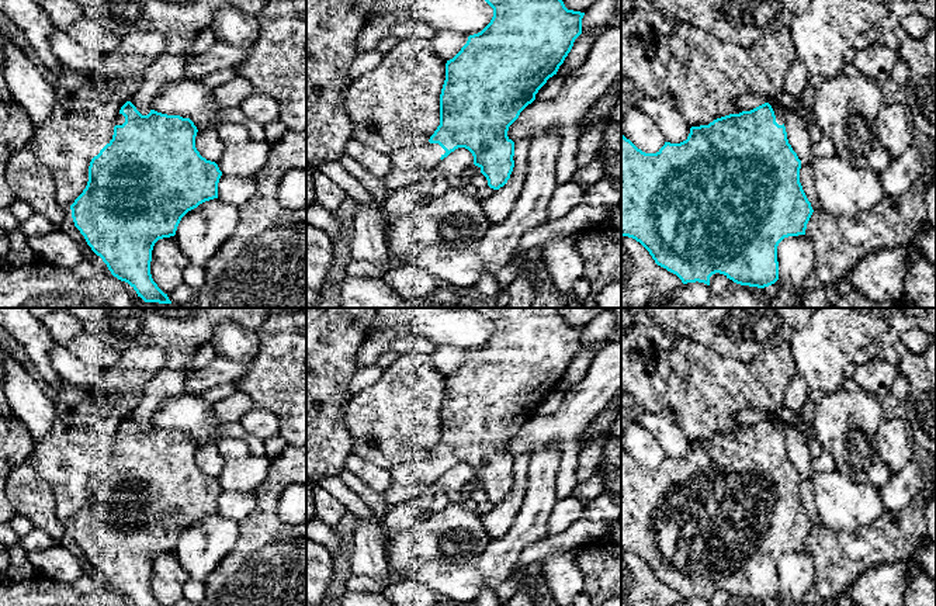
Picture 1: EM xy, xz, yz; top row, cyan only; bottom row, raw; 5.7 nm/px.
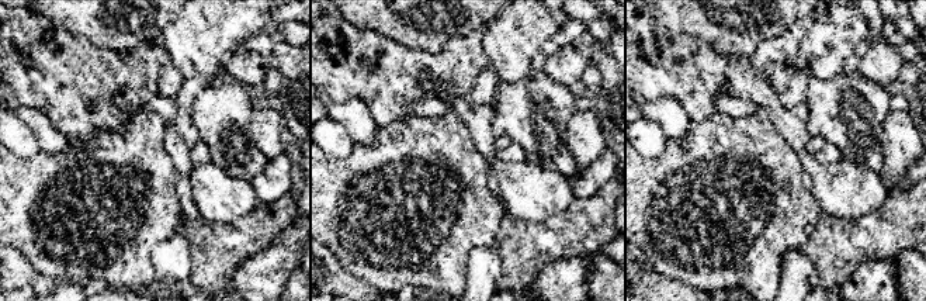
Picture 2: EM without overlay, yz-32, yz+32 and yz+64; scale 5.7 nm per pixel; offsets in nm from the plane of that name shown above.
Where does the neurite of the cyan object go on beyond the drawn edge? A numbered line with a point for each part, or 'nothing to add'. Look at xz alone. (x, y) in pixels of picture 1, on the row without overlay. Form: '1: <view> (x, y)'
1: xz (409, 477)

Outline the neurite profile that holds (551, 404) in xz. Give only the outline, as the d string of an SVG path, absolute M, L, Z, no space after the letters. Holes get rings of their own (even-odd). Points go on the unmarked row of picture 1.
M554 389L547 395L547 398L535 409L535 415L548 418L555 413L564 401L564 394L558 389Z

